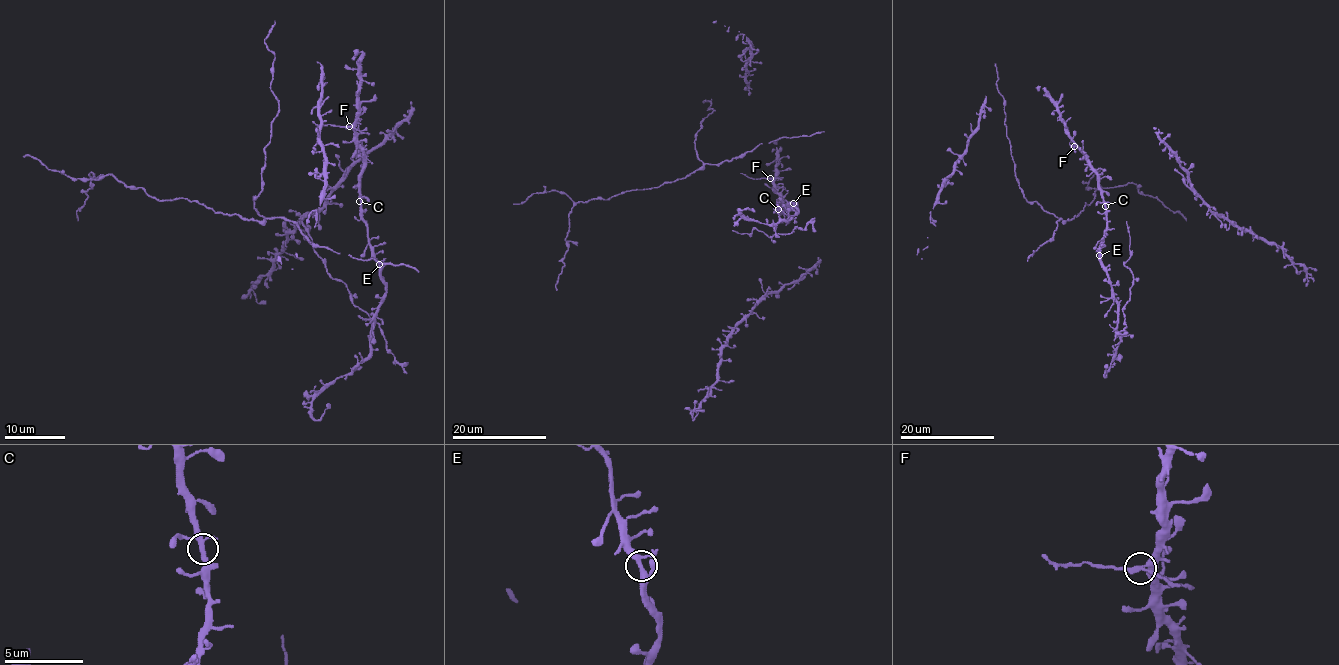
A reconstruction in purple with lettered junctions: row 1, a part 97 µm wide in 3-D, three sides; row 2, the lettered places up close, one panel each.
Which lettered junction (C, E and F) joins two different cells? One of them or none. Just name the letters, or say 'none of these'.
F

